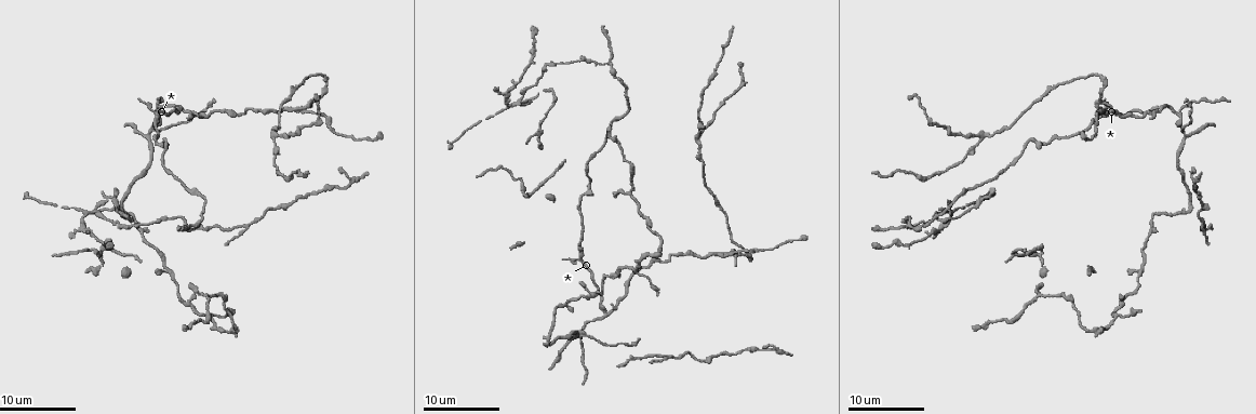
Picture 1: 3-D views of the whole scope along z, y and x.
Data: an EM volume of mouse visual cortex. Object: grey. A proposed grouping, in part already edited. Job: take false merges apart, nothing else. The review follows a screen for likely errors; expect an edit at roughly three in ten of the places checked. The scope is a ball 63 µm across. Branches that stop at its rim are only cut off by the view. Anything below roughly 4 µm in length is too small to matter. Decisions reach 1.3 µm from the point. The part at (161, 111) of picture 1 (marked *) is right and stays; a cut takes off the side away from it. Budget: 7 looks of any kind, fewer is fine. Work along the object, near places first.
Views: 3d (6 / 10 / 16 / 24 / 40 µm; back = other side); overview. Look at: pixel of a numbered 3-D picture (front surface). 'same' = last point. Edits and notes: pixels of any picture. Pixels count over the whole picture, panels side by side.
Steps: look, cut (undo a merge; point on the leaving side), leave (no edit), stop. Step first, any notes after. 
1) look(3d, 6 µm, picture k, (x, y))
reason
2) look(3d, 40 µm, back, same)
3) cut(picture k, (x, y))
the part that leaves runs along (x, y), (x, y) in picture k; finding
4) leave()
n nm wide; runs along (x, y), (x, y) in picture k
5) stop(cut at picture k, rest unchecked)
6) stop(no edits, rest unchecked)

look(3d, 6 µm, picture 1, (606, 317))

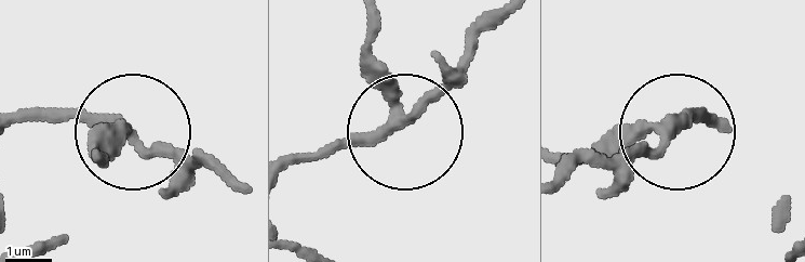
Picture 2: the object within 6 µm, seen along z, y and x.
leave()
side arm 69 µm; runs along (370, 14), (370, 61), (405, 122), (471, 53) in picture 2; one neuron here

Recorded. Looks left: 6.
look(3d, 16 µm, picture 1, (306, 109))
arms part here

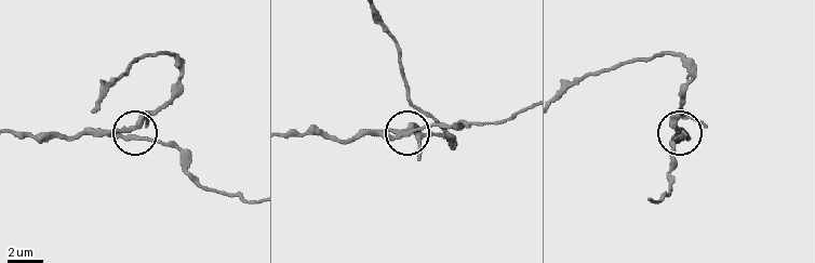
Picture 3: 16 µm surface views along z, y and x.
leave()
side arm 14 µm; runs along (290, 133), (325, 133), (347, 142), (445, 123) in picture 3; all the same neuron

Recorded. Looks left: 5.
look(3d, 16 µm, picture 1, (531, 192))
calibre changes

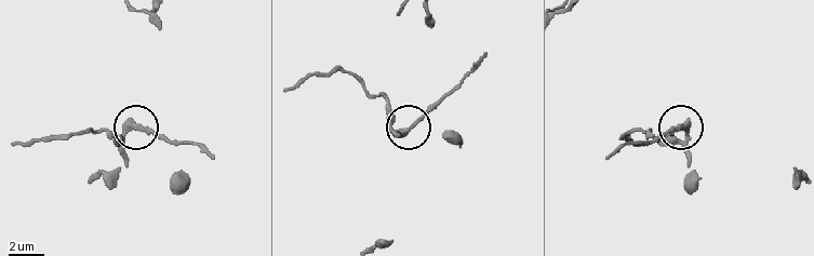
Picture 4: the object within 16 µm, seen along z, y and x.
cut(picture 4, (155, 133))
the part that leaves runs along (139, 124), (169, 140), (195, 144), (211, 158) in picture 4; a second neuron is stuck on

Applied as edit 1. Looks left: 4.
look(3d, 10 µm, picture 1, (609, 63))

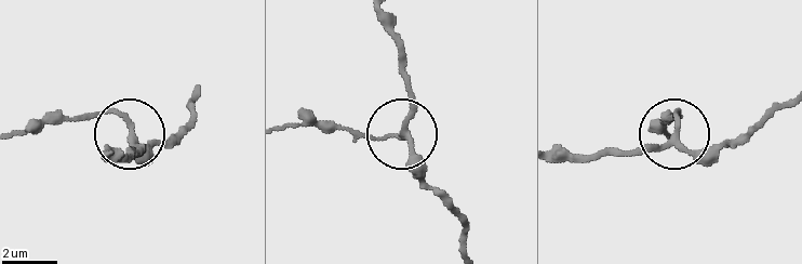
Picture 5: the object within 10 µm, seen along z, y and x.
leave()
side arm 5 µm; runs along (466, 252), (458, 218), (428, 182), (403, 133), (408, 58) in picture 5; one neuron here

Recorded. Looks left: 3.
stop(cut at picture 4, rest unchecked)

